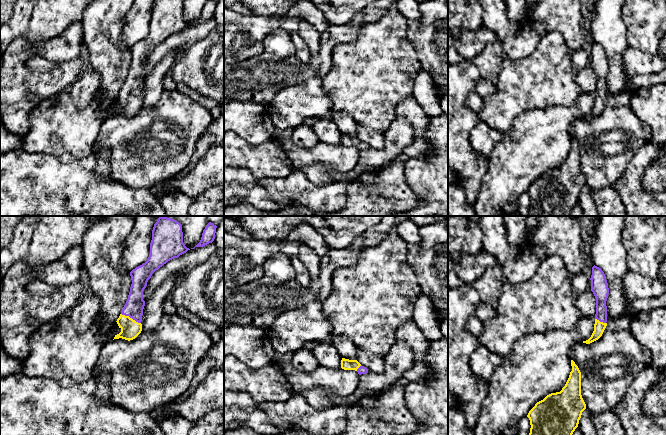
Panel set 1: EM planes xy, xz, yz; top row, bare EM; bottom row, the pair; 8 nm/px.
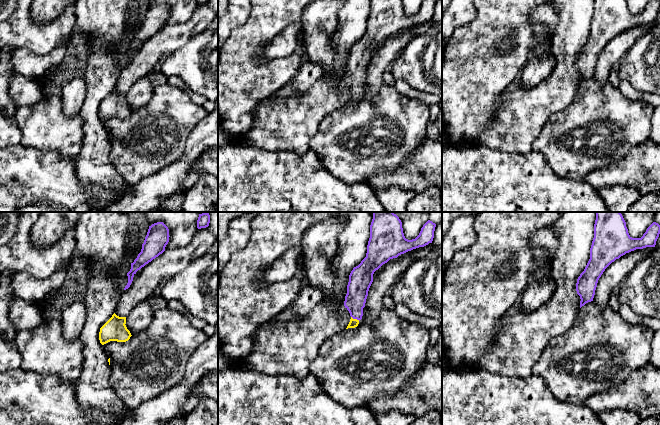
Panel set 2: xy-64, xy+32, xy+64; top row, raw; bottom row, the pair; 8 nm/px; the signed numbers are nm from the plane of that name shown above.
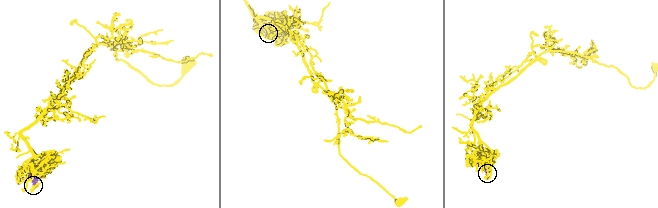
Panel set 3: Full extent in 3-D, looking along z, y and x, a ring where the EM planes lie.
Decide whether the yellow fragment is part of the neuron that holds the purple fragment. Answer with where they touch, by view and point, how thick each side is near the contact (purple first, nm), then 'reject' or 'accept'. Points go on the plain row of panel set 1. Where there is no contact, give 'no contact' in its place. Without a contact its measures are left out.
meets purple in xy at (131, 93); 150 nm thick on the purple side, 160 nm on the other; accept

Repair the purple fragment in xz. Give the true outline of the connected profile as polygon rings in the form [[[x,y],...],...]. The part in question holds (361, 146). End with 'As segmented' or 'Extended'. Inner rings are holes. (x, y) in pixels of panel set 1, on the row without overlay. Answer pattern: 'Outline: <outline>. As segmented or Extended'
Outline: [[[342,134],[341,144],[344,146],[355,146],[359,151],[368,149],[368,145],[362,142],[357,136]]]. Extended

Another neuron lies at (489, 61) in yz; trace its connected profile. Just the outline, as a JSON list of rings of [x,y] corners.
[[[496,39],[487,44],[472,61],[480,72],[480,78],[495,85],[504,61],[501,42]]]

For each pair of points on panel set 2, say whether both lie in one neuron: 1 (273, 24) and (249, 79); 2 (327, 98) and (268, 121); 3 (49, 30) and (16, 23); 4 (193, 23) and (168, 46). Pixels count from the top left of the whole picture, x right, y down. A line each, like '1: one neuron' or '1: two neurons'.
1: one neuron
2: one neuron
3: one neuron
4: one neuron

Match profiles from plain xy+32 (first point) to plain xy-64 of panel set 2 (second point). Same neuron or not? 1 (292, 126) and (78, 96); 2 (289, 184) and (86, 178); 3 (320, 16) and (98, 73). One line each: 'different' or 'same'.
1: different
2: different
3: same

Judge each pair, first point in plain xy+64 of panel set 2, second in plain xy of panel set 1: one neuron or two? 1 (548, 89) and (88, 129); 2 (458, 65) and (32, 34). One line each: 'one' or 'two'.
1: one
2: one

